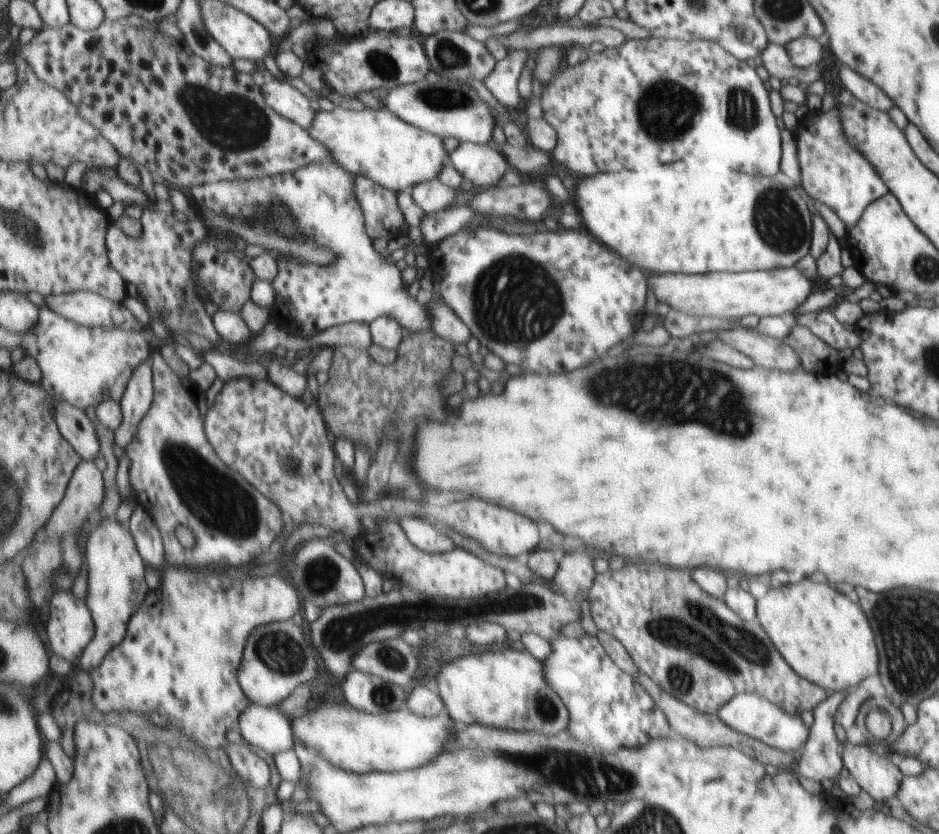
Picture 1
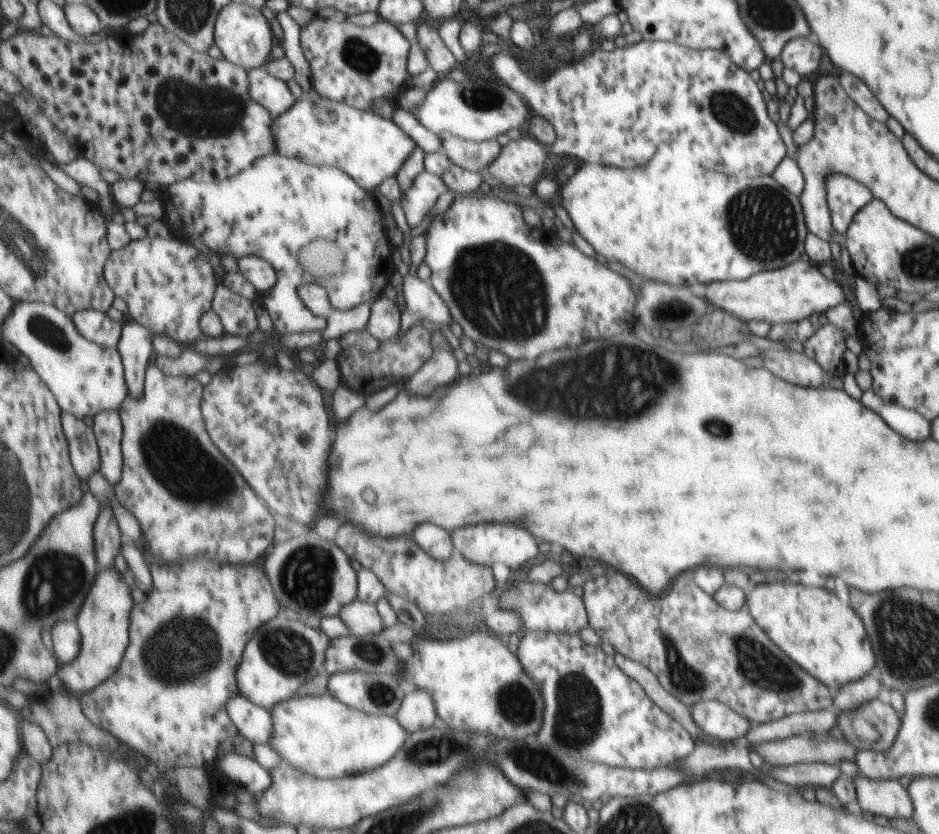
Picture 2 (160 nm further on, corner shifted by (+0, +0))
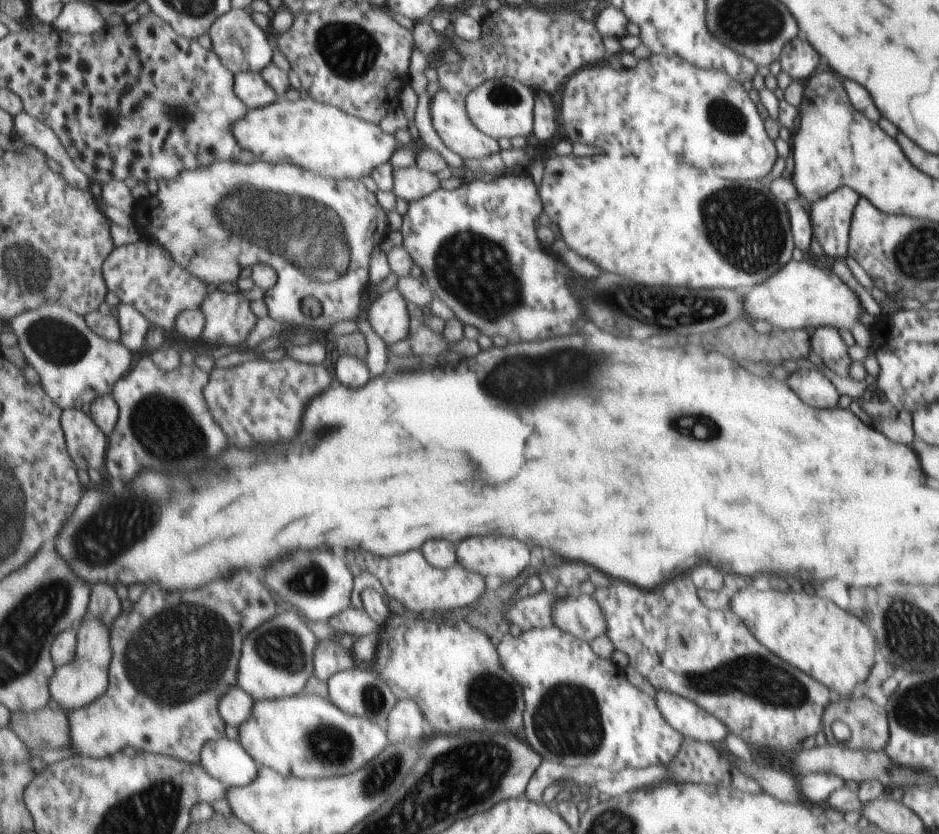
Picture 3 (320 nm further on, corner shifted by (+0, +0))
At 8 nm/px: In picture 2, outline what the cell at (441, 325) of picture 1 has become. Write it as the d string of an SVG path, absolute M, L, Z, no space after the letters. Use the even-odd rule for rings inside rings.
M411 268L403 278L402 294L405 298L406 310L402 314L402 328L406 331L410 326L417 325L419 320L428 320L438 326L442 324L451 324L453 317L450 308L445 304L441 295L435 290L432 283L423 282Z

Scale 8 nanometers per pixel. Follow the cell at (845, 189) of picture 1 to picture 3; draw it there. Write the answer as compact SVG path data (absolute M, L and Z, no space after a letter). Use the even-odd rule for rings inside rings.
M836 188L830 191L827 196L815 202L814 206L809 207L808 217L812 238L819 244L822 254L829 258L844 258L848 247L848 230L853 207L860 196L851 188Z

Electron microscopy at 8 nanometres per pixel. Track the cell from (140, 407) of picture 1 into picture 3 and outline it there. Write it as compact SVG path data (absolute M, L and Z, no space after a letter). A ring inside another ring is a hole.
M120 302L114 312L122 328L122 338L132 352L141 350L146 344L146 334L150 329L147 317L135 305Z

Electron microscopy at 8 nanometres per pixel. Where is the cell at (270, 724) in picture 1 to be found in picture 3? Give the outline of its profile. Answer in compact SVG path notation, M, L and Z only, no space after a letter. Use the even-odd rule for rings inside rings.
M235 685L226 692L218 707L226 724L240 728L240 724L250 717L253 705L254 698Z

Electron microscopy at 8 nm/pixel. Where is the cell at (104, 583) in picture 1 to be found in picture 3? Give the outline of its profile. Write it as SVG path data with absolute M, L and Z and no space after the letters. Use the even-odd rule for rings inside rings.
M87 622L78 634L78 647L75 656L69 664L57 666L57 670L50 680L50 695L67 713L89 707L98 698L108 692L110 687L110 664L113 662L114 650L111 648L111 634L109 628L99 622Z

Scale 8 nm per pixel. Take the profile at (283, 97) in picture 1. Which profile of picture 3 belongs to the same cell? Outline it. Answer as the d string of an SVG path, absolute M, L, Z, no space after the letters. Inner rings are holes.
M242 72L236 76L234 91L250 109L260 109L279 100L275 89L267 84L262 73Z

